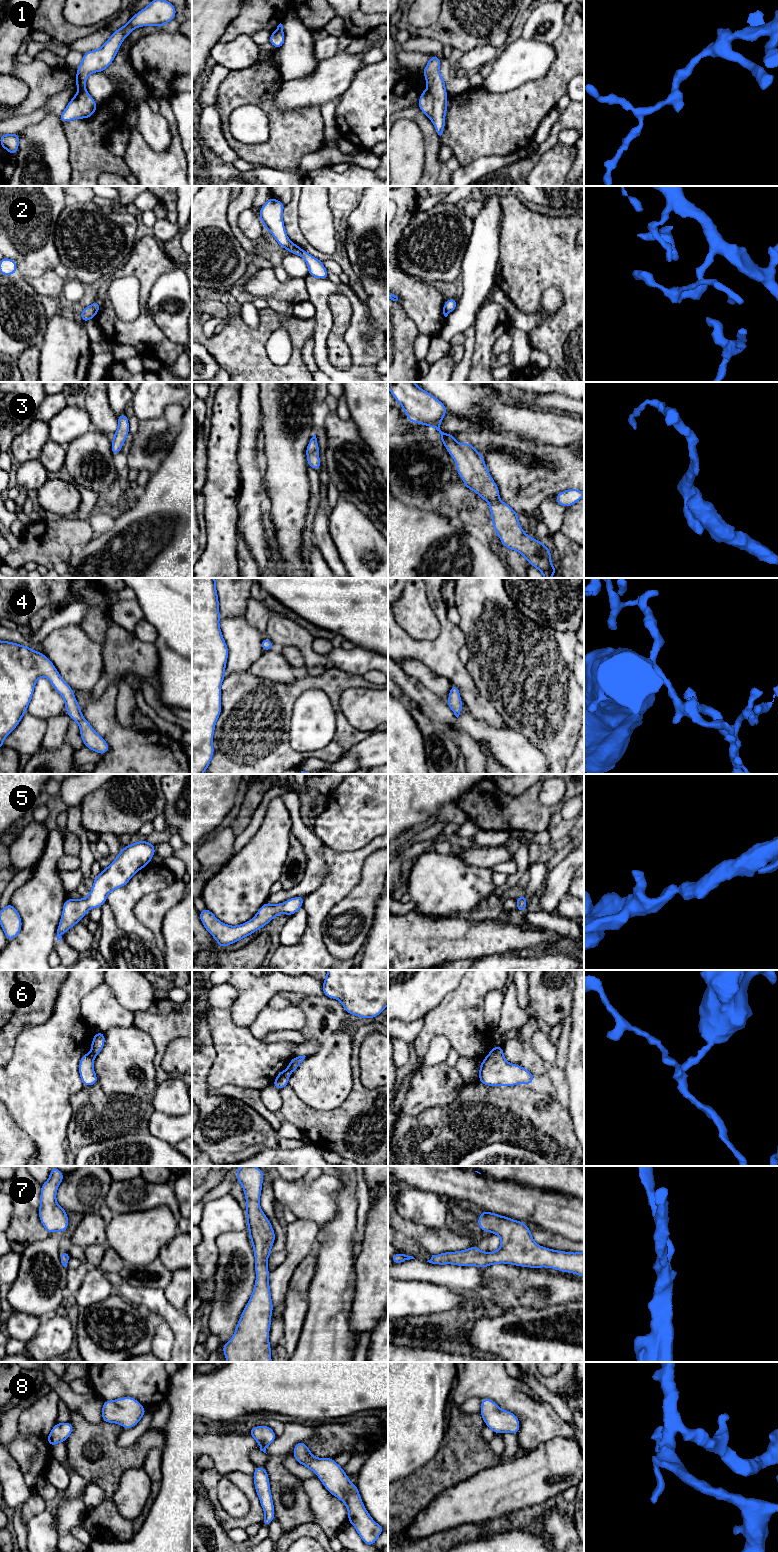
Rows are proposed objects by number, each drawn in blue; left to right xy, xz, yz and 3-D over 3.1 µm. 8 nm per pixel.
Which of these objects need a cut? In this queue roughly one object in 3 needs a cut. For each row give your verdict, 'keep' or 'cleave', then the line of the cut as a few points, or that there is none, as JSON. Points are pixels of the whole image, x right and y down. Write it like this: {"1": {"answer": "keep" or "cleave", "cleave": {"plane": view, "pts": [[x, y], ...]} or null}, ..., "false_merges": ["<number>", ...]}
{"1": {"answer": "cleave", "cleave": {"plane": "yz", "pts": [[427, 89], [433, 100], [433, 111], [430, 117]]}}, "2": {"answer": "cleave", "cleave": {"plane": "xy", "pts": [[90, 305], [96, 312]]}}, "3": {"answer": "keep", "cleave": null}, "4": {"answer": "keep", "cleave": null}, "5": {"answer": "keep", "cleave": null}, "6": {"answer": "cleave", "cleave": {"plane": "xy", "pts": [[90, 1052], [93, 1058]]}}, "7": {"answer": "keep", "cleave": null}, "8": {"answer": "keep", "cleave": null}, "false_merges": ["1", "2", "6"]}

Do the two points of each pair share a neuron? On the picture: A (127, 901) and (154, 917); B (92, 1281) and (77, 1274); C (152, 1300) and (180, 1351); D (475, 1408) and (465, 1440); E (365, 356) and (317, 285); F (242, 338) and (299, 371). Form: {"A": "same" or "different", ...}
{"A": "different", "B": "different", "C": "same", "D": "different", "E": "same", "F": "same"}

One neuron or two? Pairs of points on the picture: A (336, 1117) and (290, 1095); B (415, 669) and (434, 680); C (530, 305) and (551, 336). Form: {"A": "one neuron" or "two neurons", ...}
{"A": "one neuron", "B": "one neuron", "C": "one neuron"}

